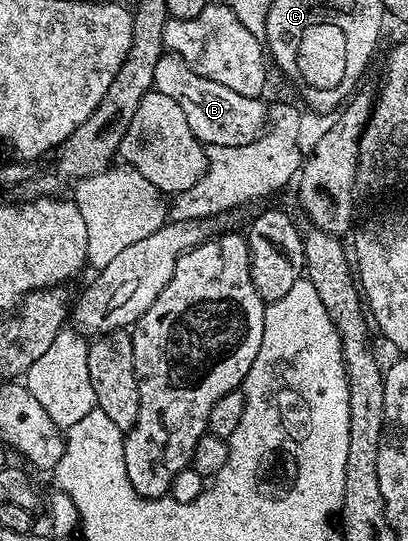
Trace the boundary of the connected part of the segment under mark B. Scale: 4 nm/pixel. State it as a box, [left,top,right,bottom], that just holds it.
[153,52,269,147]

